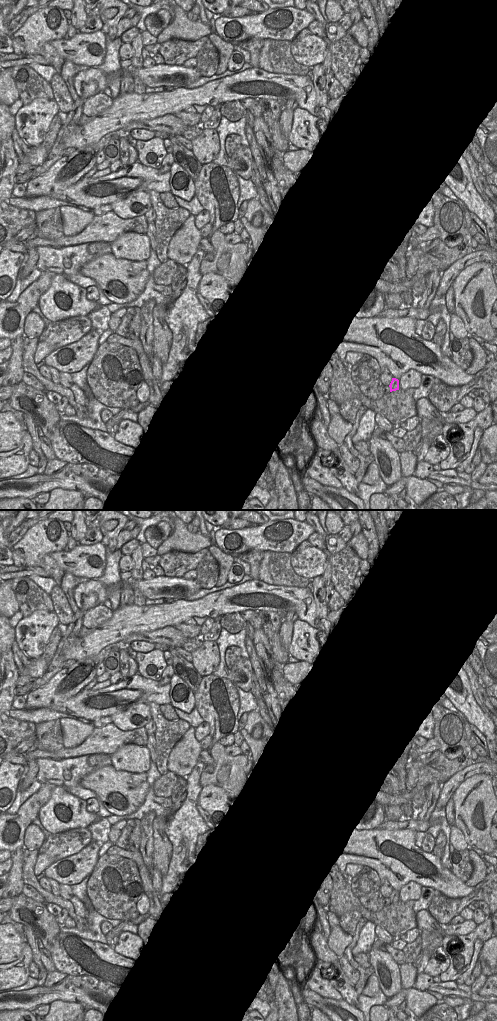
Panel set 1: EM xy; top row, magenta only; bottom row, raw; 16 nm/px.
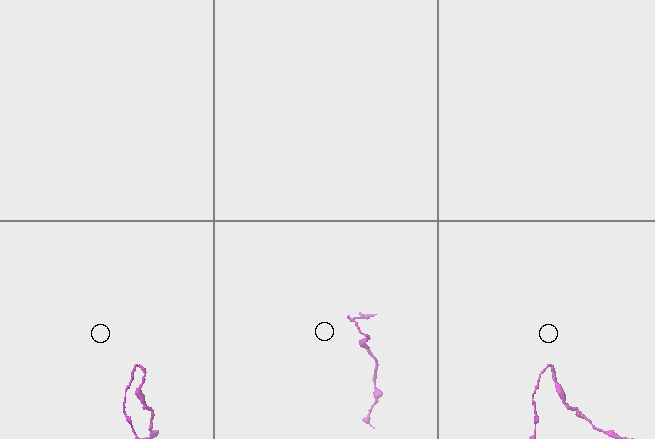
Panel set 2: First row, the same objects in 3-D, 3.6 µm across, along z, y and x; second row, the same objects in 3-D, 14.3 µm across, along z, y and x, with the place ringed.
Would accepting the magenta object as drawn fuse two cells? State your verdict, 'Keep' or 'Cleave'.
Cleave

